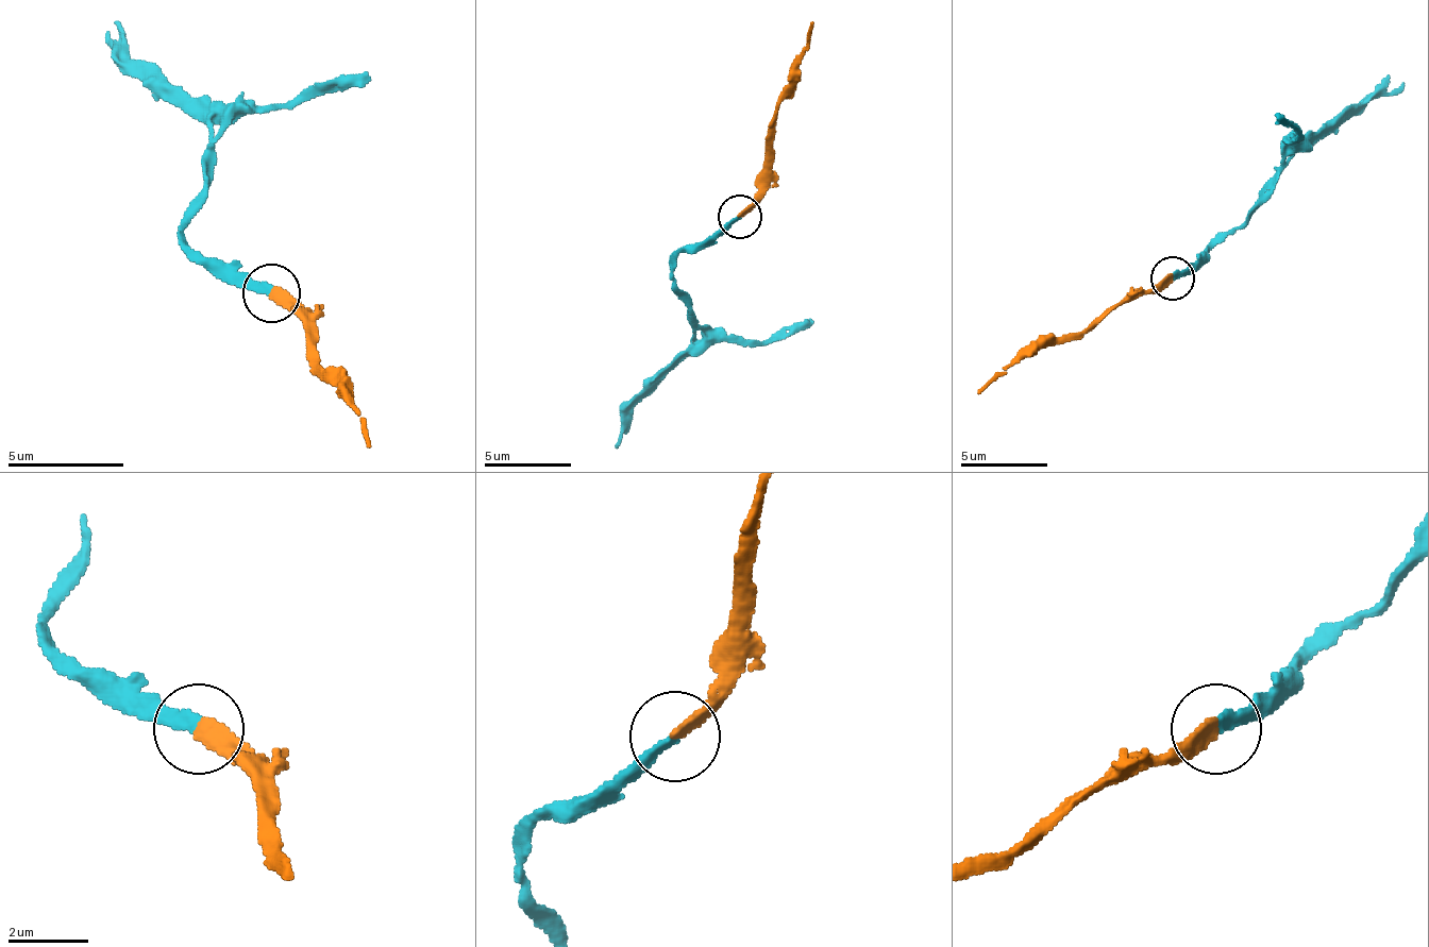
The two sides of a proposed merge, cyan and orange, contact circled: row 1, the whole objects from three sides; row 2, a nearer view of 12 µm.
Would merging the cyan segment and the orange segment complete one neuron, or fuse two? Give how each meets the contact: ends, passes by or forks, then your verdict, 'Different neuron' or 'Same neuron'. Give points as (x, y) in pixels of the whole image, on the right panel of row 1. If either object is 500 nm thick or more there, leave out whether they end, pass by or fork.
At the ring cyan ends. At the ring orange ends. Same neuron

